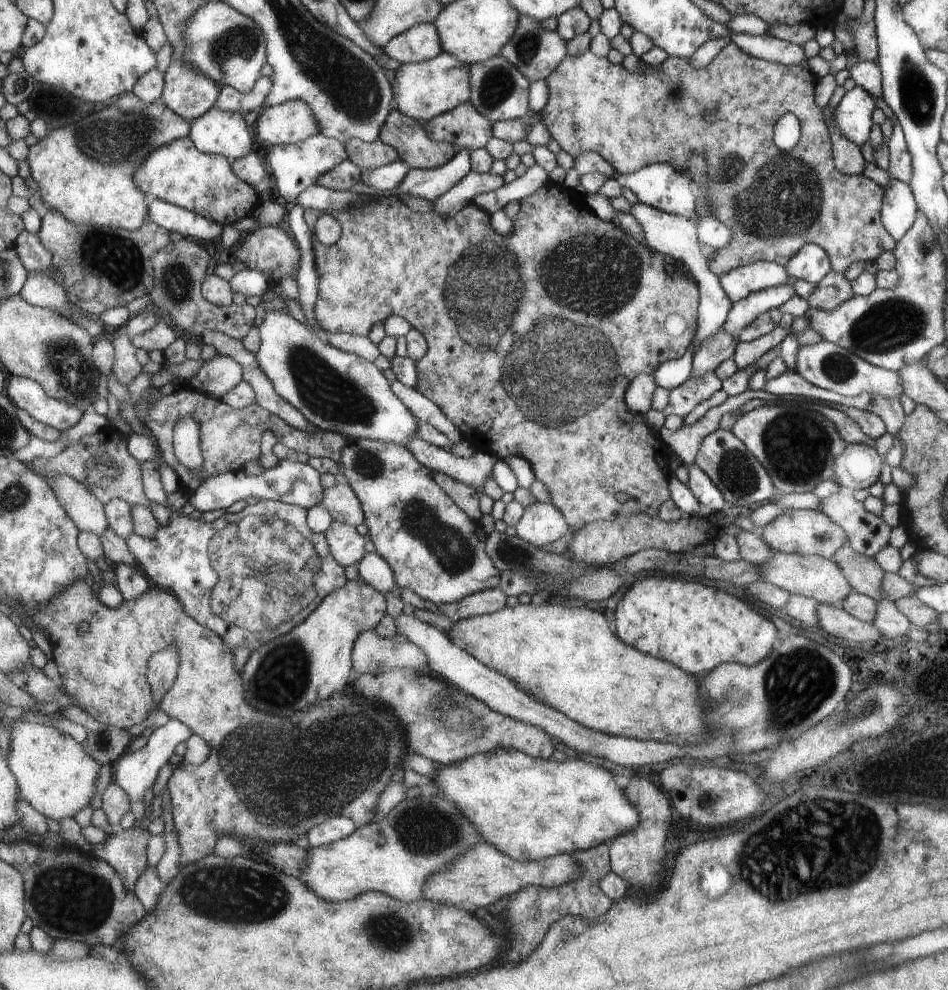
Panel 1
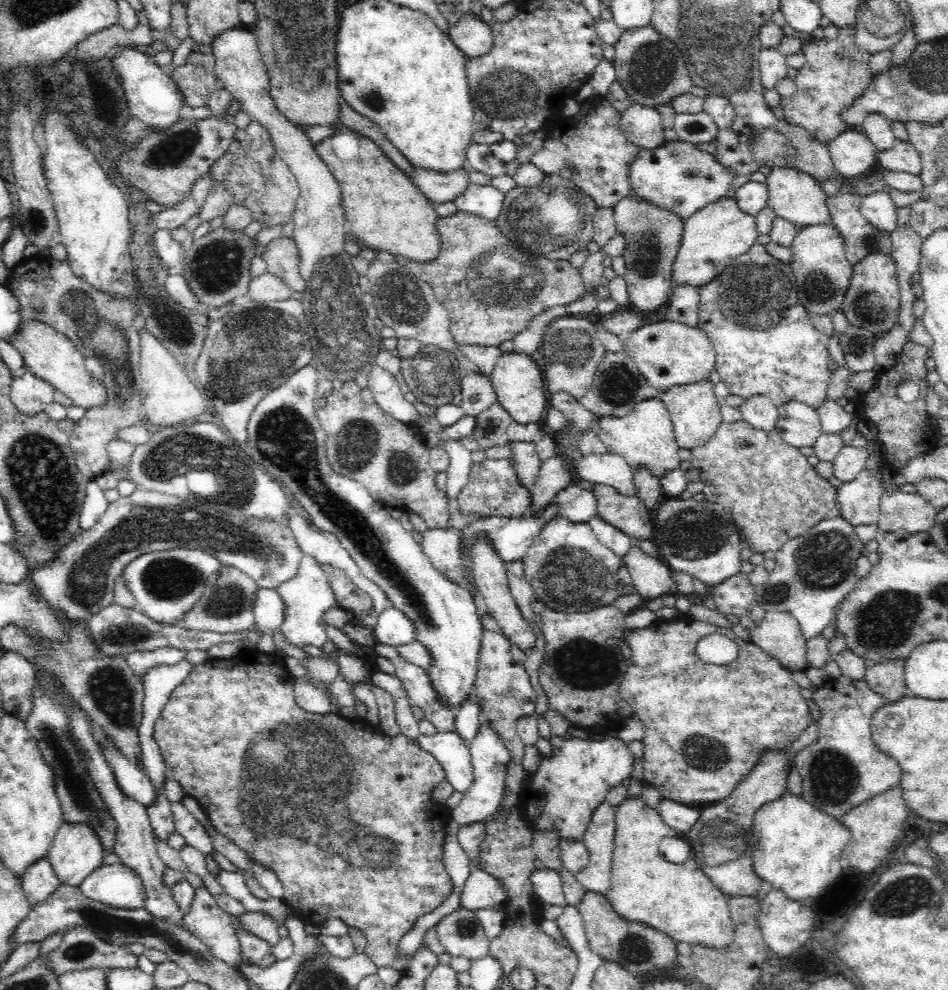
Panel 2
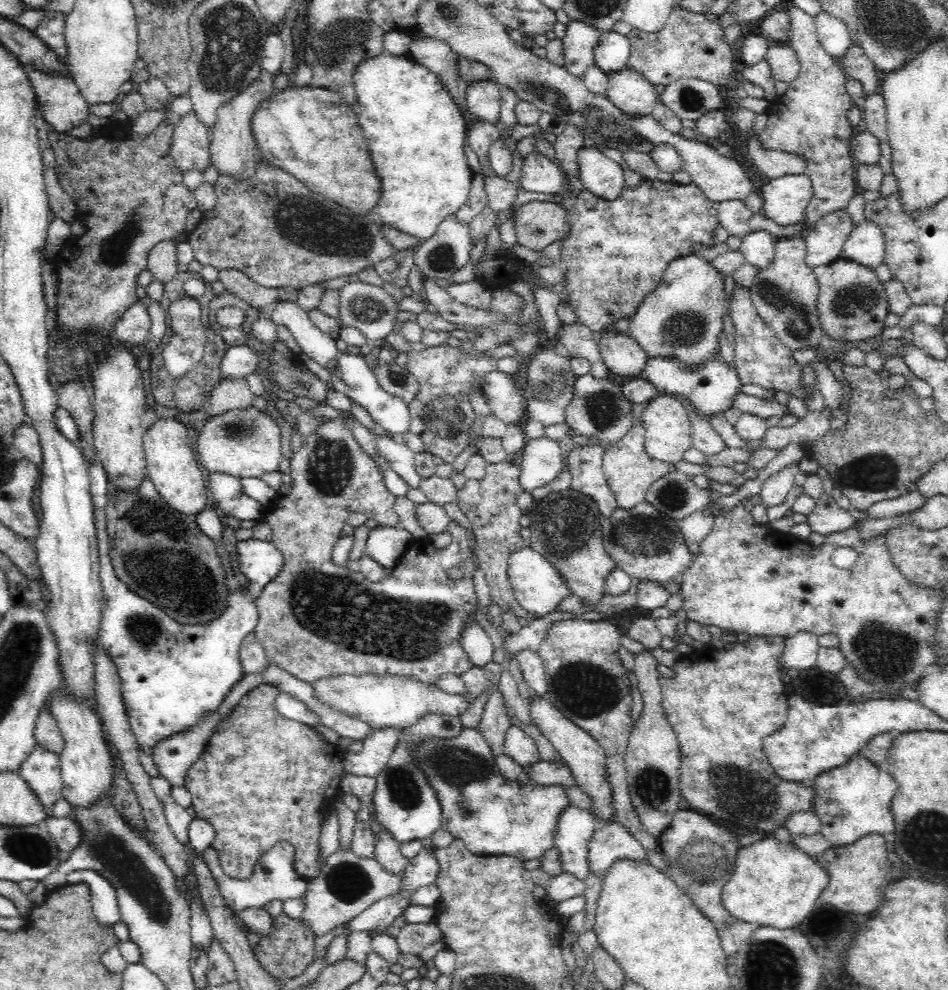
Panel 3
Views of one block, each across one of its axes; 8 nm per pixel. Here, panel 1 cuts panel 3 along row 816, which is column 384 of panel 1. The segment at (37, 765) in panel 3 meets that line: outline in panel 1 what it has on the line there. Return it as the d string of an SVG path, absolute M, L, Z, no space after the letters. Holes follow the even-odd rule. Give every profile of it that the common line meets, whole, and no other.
M418 23L397 34L382 51L399 63L429 61L441 53L440 38L432 23Z

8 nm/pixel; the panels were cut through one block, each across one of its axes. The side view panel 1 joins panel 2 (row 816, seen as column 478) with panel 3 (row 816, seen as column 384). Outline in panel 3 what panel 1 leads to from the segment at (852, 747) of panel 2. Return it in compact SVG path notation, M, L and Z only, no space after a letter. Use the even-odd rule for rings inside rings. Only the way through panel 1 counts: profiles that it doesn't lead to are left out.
M856 752L844 764L820 772L813 778L814 804L811 811L819 819L820 832L832 846L850 845L872 834L894 836L896 821L891 810L891 800L898 787L889 772L884 772Z

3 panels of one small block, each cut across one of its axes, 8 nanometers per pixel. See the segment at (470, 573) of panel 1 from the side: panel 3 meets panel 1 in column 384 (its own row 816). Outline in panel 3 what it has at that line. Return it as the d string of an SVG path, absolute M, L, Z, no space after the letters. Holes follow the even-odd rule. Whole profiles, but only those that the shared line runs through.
M463 728L463 731L451 739L426 740L418 744L413 752L418 767L421 768L427 782L435 790L442 806L442 824L444 829L455 838L463 841L465 848L476 856L508 855L522 862L540 858L554 846L558 820L562 813L570 808L571 802L562 785L536 784L533 780L520 784L518 780L508 782L502 776L496 756L488 742L477 728Z

